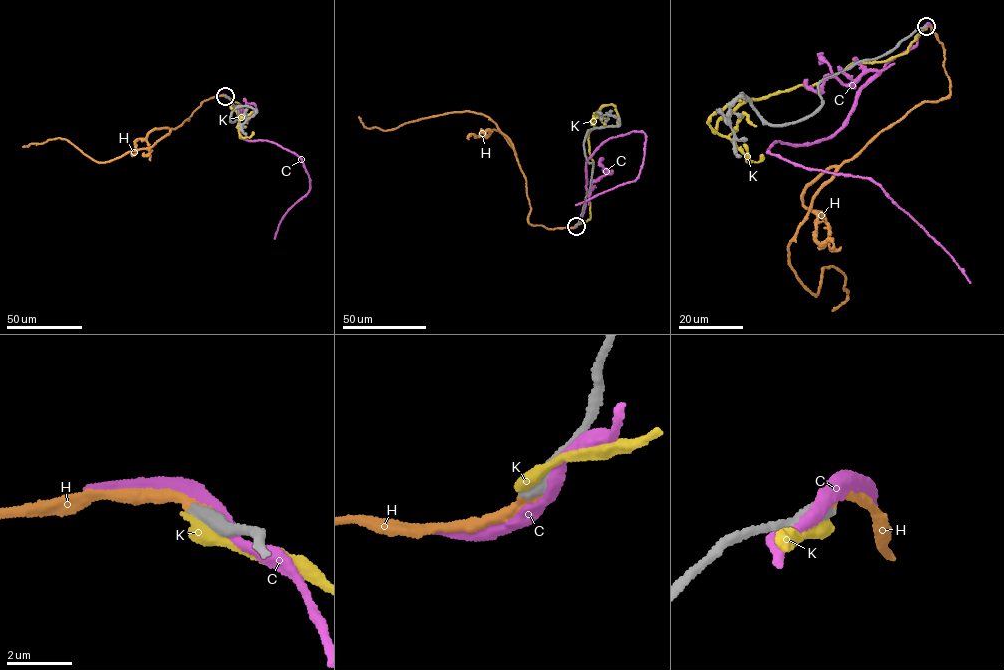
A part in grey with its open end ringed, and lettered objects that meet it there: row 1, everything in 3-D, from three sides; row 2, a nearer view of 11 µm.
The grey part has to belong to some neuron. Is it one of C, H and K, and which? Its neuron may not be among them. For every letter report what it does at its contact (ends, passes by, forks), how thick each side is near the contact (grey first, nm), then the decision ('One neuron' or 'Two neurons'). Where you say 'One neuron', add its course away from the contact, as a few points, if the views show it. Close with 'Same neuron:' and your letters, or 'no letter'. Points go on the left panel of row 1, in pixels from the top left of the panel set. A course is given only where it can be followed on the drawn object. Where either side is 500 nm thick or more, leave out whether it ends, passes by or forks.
C: It passes by. Thickness 480 nm (grey) against 380 nm. Two neurons
H: Thickness 600 nm (grey) against 360 nm. One neuron. Its course: (225, 96), (204, 100), (188, 120), (171, 129), (153, 145), (108, 161), (98, 162), (58, 138), (22, 146)
K: Thickness 650 nm (grey) against 500 nm. Two neurons
Same neuron: H

